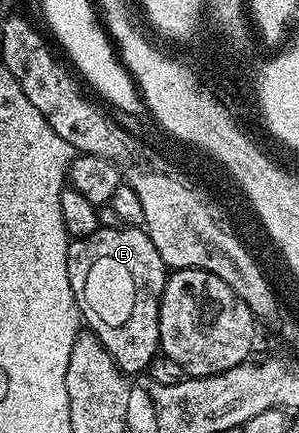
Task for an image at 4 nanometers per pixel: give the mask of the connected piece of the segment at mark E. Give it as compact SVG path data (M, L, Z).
M123 225L121 228L100 228L87 238L73 239L68 245L68 280L72 284L79 311L84 315L89 333L95 334L104 348L116 360L123 374L133 376L149 371L150 363L160 354L158 317L162 293L166 287L168 268L156 252L156 244L146 235L145 229Z

